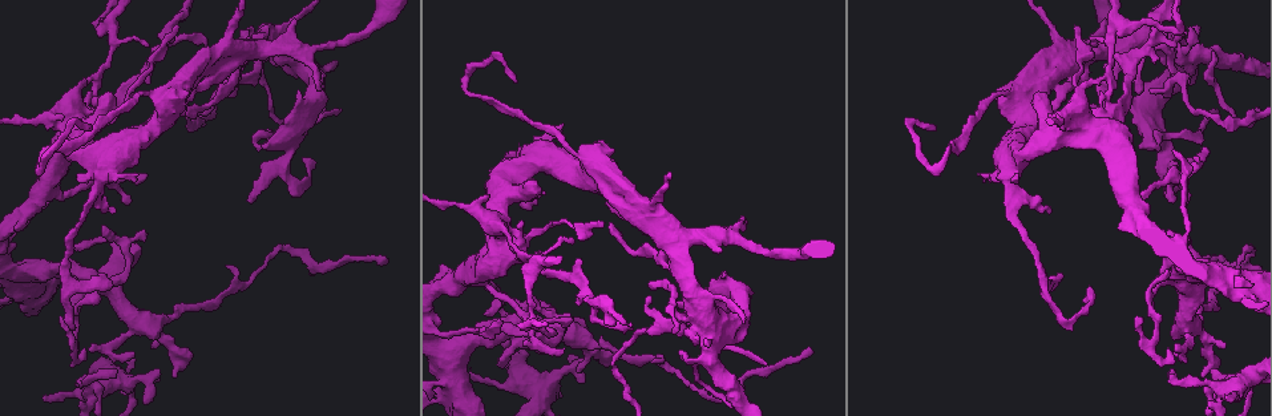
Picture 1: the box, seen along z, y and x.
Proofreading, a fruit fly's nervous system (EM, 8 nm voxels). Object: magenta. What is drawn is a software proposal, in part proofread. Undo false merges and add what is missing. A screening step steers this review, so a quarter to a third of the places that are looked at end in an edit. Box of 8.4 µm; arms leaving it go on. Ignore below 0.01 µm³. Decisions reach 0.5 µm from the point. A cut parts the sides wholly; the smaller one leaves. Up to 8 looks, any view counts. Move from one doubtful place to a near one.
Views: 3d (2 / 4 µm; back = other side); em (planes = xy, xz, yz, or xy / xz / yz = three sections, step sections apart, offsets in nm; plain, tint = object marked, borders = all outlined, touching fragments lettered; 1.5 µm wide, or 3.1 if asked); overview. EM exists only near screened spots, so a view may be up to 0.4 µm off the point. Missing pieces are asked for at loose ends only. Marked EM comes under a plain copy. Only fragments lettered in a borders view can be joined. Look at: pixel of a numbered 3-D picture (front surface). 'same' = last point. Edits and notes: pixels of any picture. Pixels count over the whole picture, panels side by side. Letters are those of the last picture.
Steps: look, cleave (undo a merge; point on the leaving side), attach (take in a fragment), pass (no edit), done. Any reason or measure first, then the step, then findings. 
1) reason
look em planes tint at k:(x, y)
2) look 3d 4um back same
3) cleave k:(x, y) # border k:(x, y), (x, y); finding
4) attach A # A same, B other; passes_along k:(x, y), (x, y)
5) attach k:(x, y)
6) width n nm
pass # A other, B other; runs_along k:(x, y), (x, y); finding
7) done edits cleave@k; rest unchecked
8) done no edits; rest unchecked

abrupt turn
look em planes borders at 1:(66, 317)

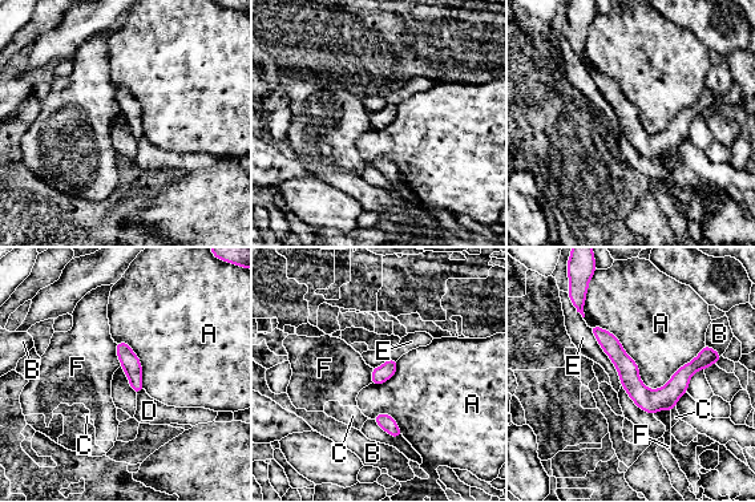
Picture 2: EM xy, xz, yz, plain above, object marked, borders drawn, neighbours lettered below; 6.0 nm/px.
width 110 nm
pass # A other, B other, C other, D other, E other, F other; runs_along 2:(594, 328), (646, 395), (711, 356); continuous, no second neuron

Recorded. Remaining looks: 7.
sudden change in width
look em xz step 8 tint at 1:(1011, 199)

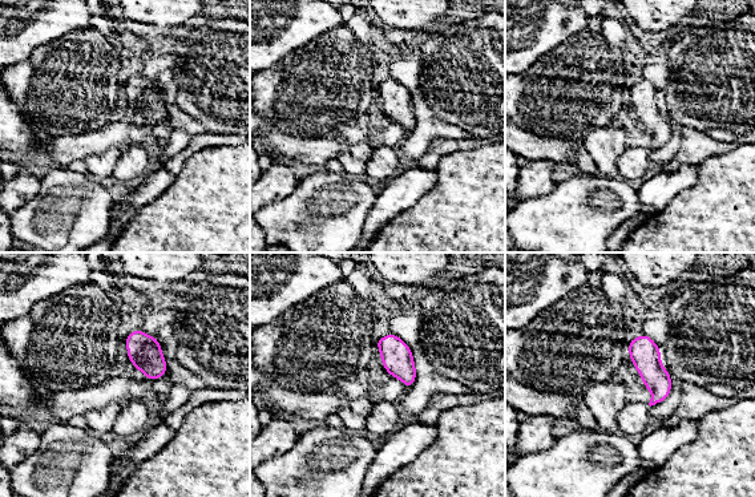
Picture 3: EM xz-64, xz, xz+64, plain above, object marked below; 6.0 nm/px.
look em planes tint same

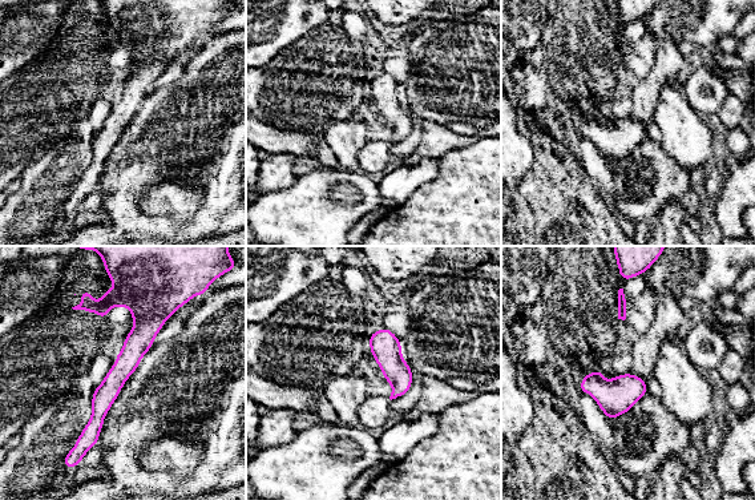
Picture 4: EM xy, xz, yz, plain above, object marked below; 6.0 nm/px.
look em planes borders same

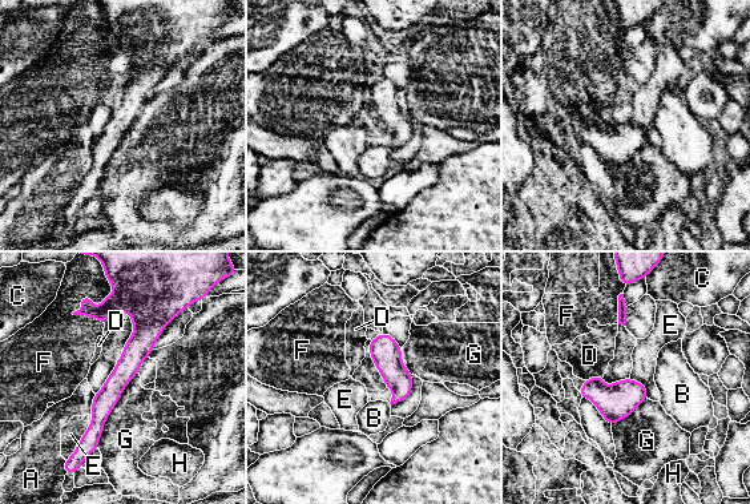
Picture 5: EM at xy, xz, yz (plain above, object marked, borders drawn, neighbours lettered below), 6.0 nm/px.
longest_contact G 500 nm
pass # A other, B other, C other, D other, E other, F other, G other, H other; runs_along 5:(107, 303), (140, 319), (140, 346), (84, 452); continuous, no second neuron

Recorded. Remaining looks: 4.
branch stops here
look em xz step 4 tint at 1:(719, 249)

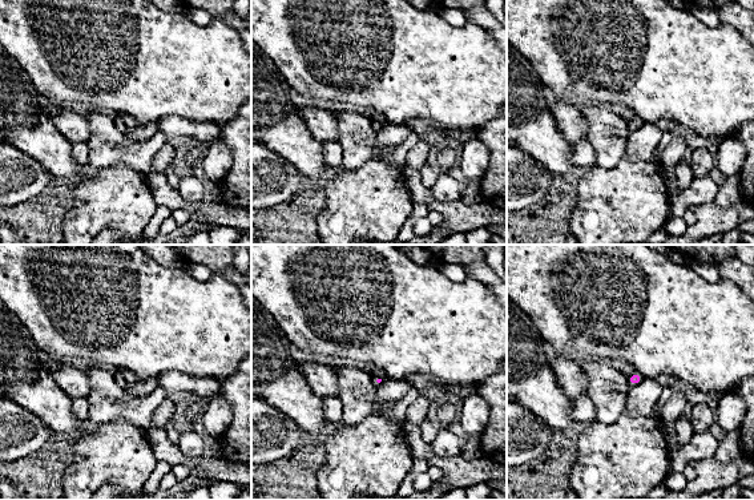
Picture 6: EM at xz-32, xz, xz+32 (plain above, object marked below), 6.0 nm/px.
look em planes borders same

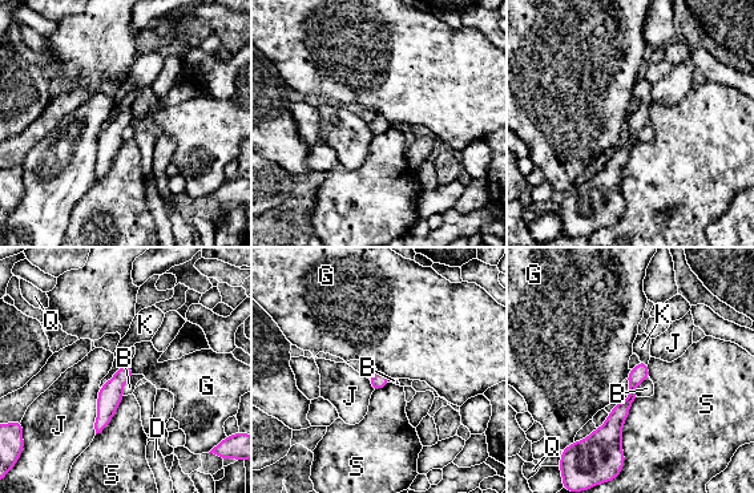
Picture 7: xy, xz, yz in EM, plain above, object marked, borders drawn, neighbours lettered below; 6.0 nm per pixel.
longest_contact S 440 nm
attach K # B other, D other, G other, J other, K same, Q other, S other; passes_along 7:(638, 374), (644, 360), (641, 347); it goes on there

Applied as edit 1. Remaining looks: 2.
see it whole again
look overview

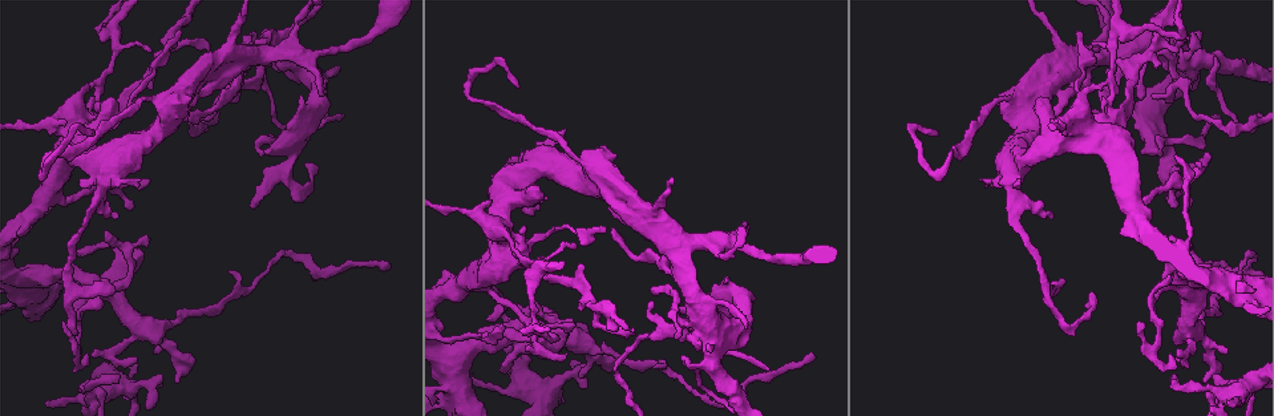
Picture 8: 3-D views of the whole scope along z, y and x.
branch stops here
look em planes borders at 8:(118, 374)

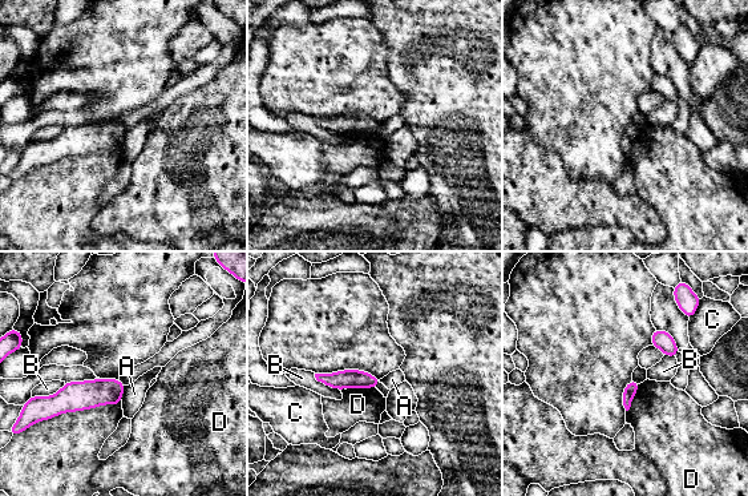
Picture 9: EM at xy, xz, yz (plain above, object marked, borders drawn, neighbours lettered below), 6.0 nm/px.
width 80 nm
pass # A other, B other, C other, D other; border 9:(125, 386), (121, 400); none of them fits

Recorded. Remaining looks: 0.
done edits attach@7; rest unchecked

